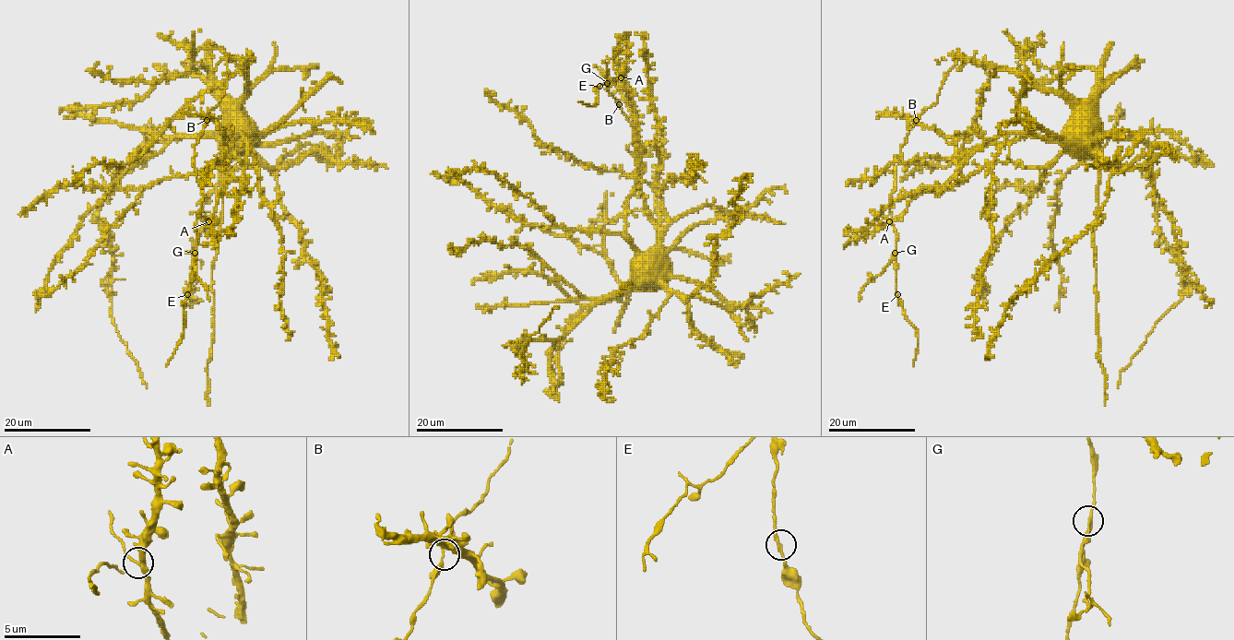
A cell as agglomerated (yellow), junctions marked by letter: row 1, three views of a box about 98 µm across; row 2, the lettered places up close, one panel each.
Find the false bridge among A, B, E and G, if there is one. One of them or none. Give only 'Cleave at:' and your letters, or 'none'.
Cleave at: G

